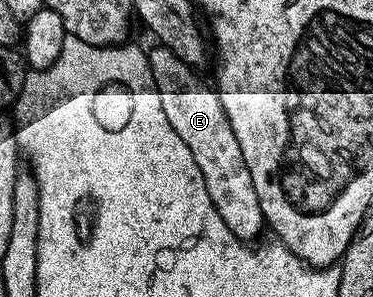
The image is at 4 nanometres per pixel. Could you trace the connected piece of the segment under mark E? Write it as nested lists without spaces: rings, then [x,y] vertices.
[[[160,43],[154,46],[148,50],[149,66],[159,103],[163,103],[163,115],[167,115],[171,127],[175,127],[175,135],[179,135],[179,139],[187,143],[191,155],[195,155],[195,163],[199,163],[199,171],[203,171],[203,183],[207,183],[207,195],[211,195],[219,219],[223,219],[241,241],[256,242],[261,229],[266,228],[265,216],[259,207],[259,195],[255,195],[251,171],[243,159],[239,139],[235,139],[235,131],[231,131],[231,119],[227,119],[227,111],[223,111],[216,88],[201,85],[193,74],[196,73],[194,66],[183,63],[175,51]]]

